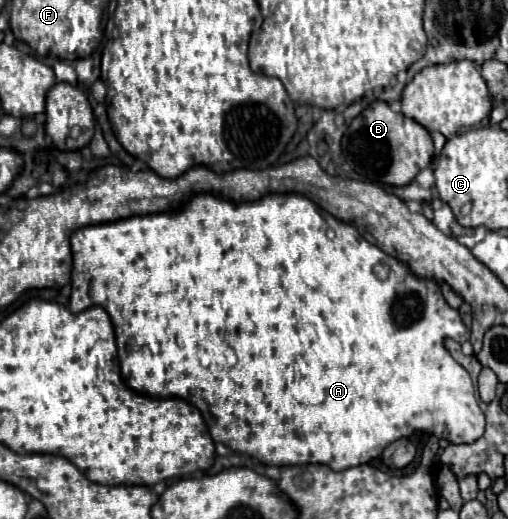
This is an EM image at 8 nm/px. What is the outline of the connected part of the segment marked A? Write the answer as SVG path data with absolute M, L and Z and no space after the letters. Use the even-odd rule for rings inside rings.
M194 195L182 213L154 213L118 219L112 223L88 225L78 229L70 243L74 255L70 311L80 313L92 305L102 305L116 331L120 371L124 383L144 395L152 397L180 397L192 401L210 427L214 441L222 441L234 451L248 453L260 463L268 465L304 465L324 463L336 471L356 467L366 461L368 453L380 453L386 445L412 431L426 431L450 443L474 443L484 433L484 413L474 397L474 385L468 371L458 365L444 349L444 339L468 339L468 329L456 309L448 307L438 283L426 283L412 277L404 267L388 257L382 249L368 243L362 235L354 235L356 227L324 215L310 199L300 195L266 195L252 203L232 203L214 195ZM384 261L390 267L388 279L380 279L374 267ZM150 341L158 341L158 349L150 351Z

